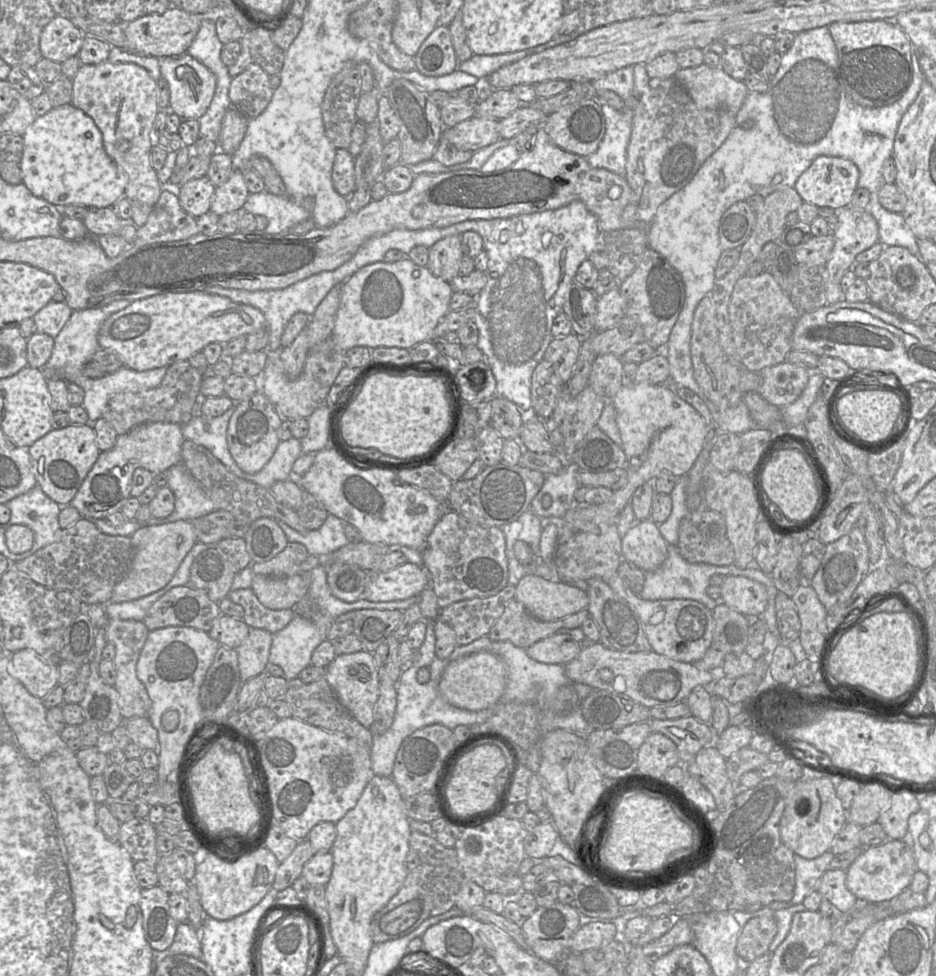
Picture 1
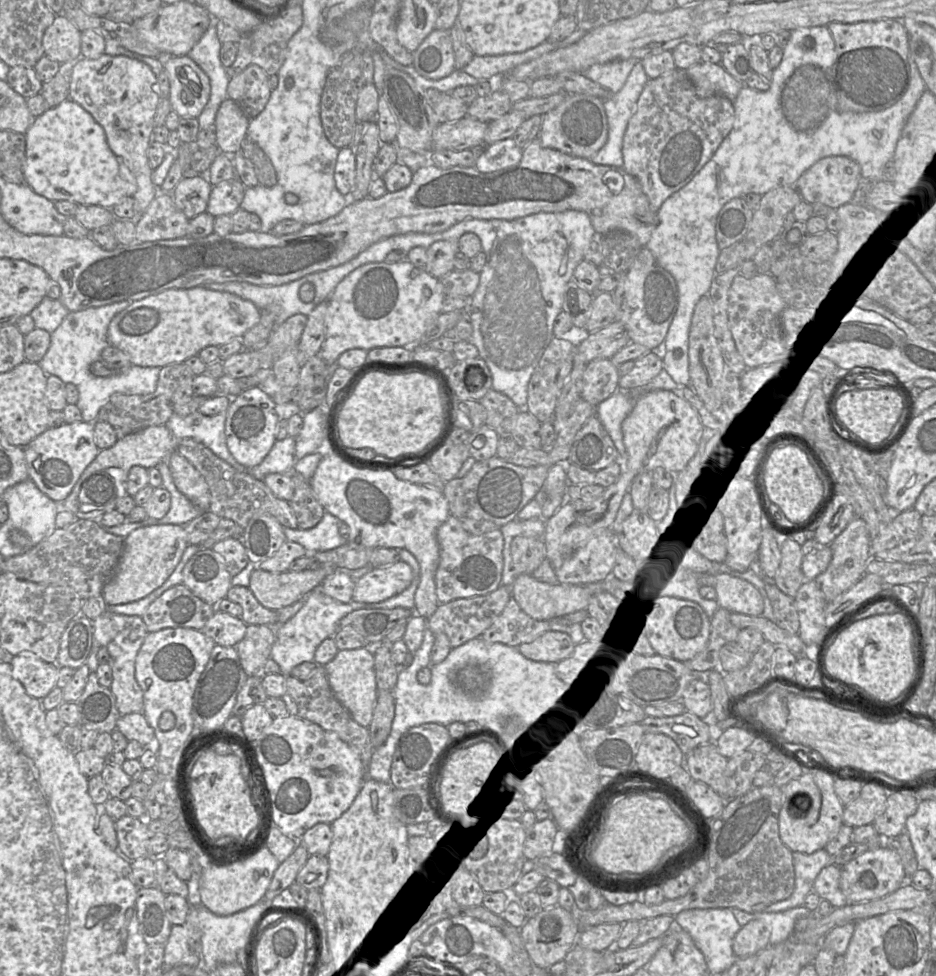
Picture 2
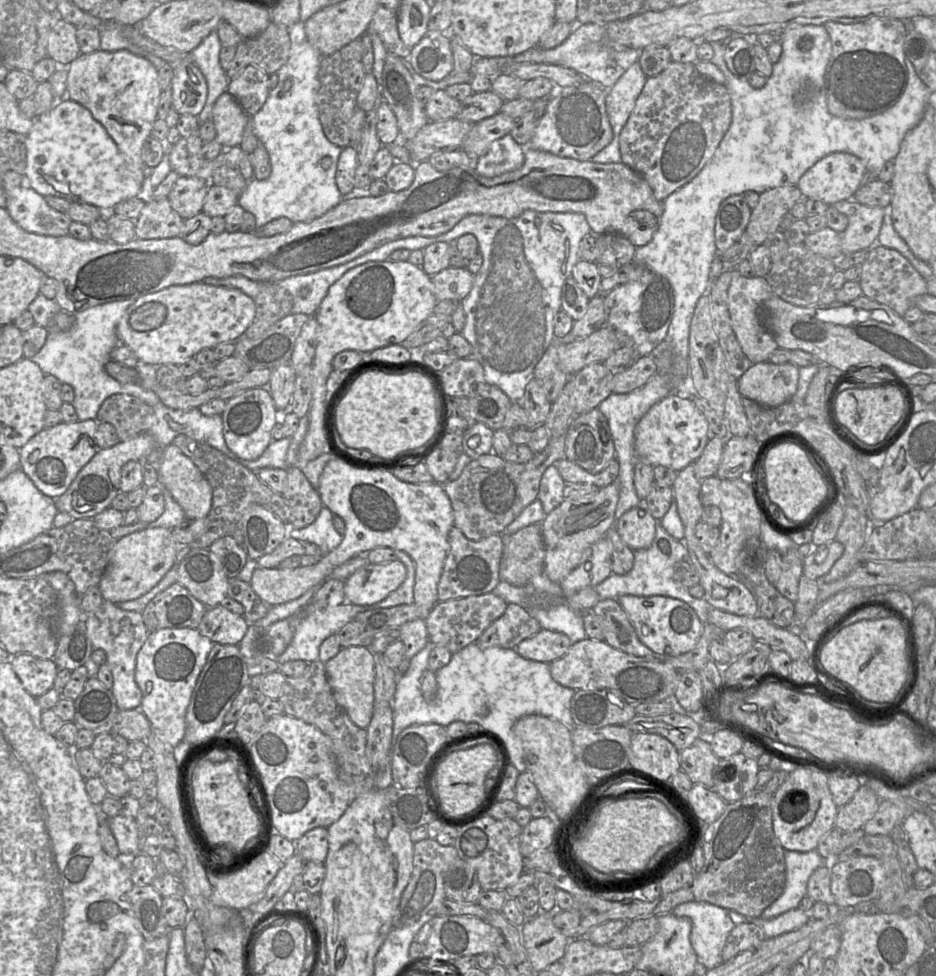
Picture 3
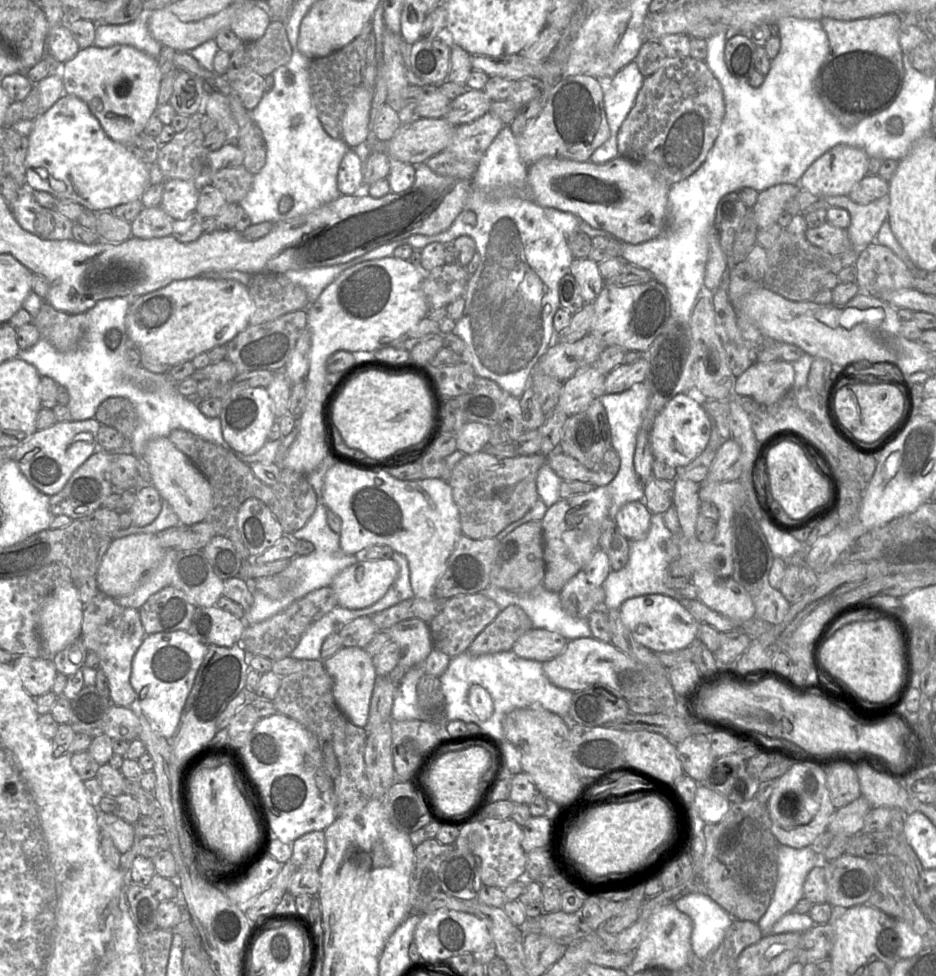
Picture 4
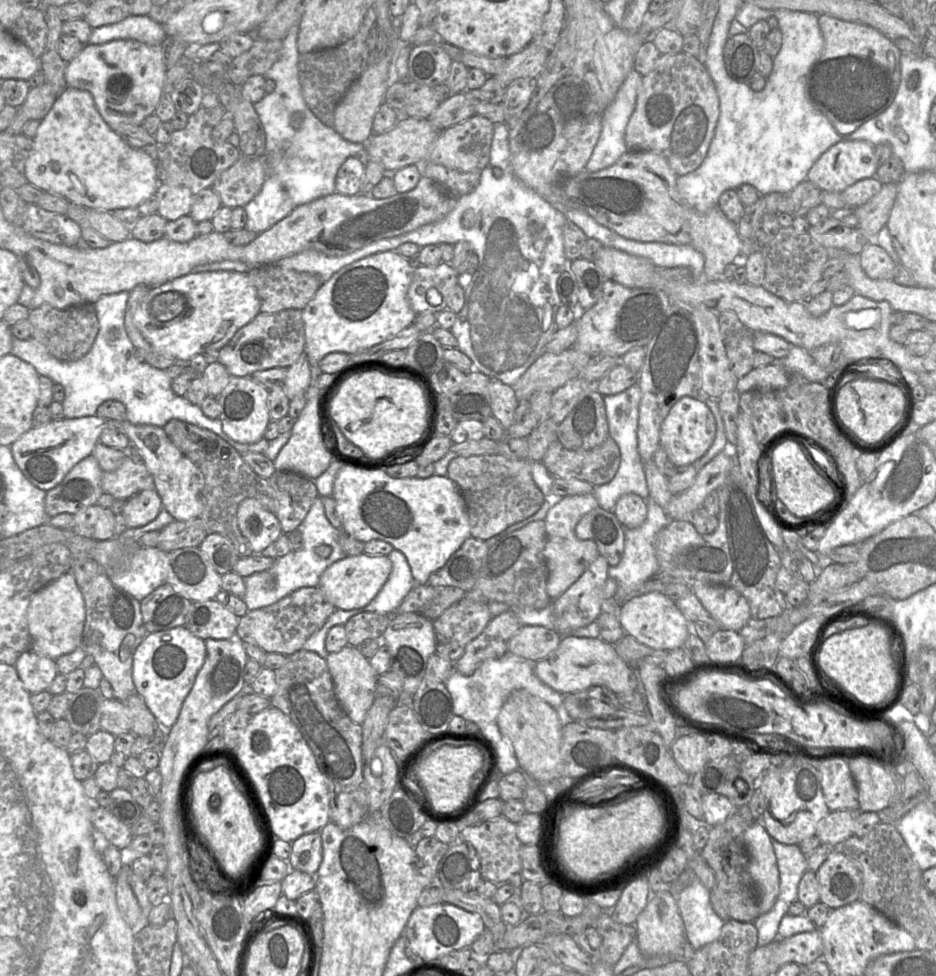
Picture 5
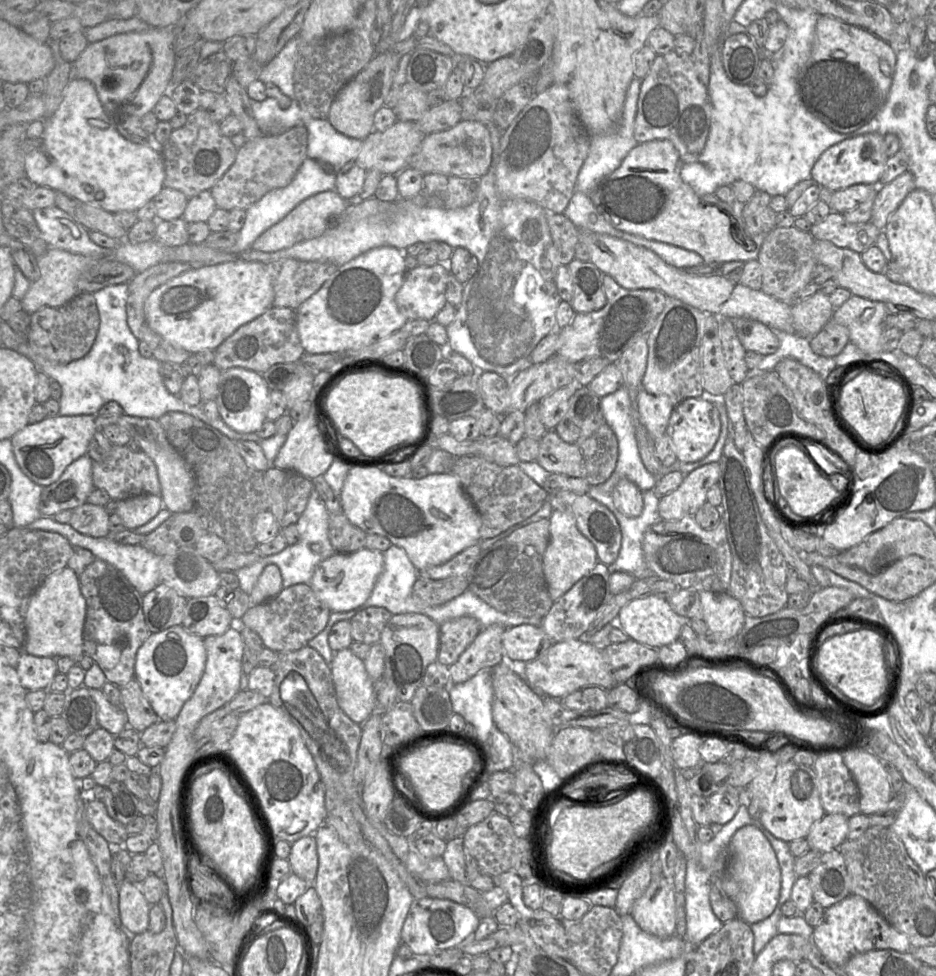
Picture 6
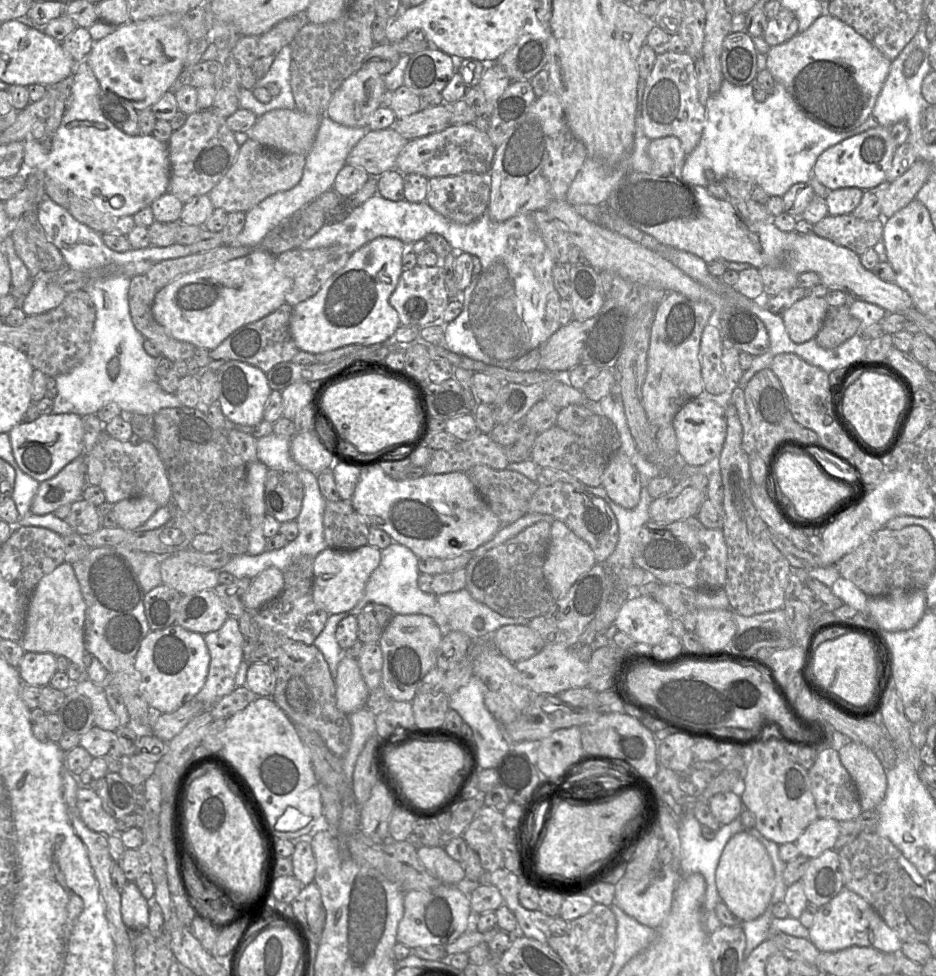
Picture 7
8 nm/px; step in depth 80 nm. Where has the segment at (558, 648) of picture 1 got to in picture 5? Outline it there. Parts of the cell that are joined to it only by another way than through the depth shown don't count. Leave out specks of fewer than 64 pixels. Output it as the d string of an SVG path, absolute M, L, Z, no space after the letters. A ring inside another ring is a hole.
M522 626L509 640L508 652L535 663L558 647L562 635L543 626Z

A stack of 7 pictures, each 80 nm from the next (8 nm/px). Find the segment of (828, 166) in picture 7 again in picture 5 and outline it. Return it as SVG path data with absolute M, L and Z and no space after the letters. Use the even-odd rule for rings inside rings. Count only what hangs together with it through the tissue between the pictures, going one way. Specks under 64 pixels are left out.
M840 141L820 156L809 170L806 179L818 186L823 192L841 193L862 179L875 177L879 167L874 155L875 147L866 141Z

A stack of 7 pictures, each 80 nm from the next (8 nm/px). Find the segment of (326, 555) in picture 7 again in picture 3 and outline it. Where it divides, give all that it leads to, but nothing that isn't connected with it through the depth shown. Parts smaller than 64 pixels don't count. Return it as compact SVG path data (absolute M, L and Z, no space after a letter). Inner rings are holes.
M398 559L388 563L368 563L345 580L344 593L346 601L355 605L372 605L380 602L398 589L406 579L406 576L407 569Z

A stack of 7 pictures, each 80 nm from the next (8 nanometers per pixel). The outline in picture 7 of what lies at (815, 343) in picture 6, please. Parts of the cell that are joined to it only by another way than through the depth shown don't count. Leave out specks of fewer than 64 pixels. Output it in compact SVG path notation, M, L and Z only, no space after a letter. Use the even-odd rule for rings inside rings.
M845 304L828 310L815 340L820 347L833 349L855 334L861 334L861 323L851 315L848 304Z

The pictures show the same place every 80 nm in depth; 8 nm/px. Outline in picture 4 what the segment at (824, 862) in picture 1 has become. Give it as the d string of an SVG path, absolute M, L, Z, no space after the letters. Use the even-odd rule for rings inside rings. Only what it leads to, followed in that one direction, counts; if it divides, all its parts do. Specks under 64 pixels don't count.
M779 844L778 875L772 899L766 912L757 922L763 936L771 934L774 924L794 910L797 902L804 897L803 886L807 875L820 863L820 856L810 846L793 848Z

